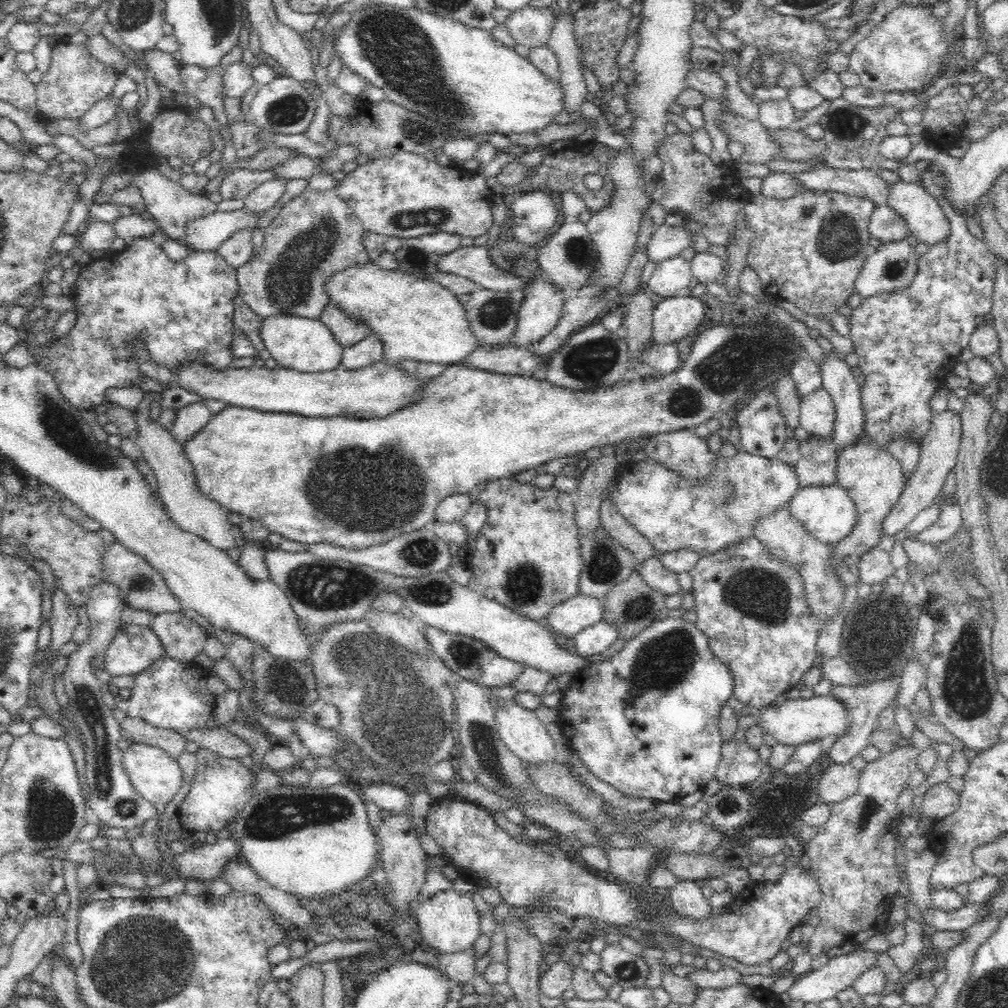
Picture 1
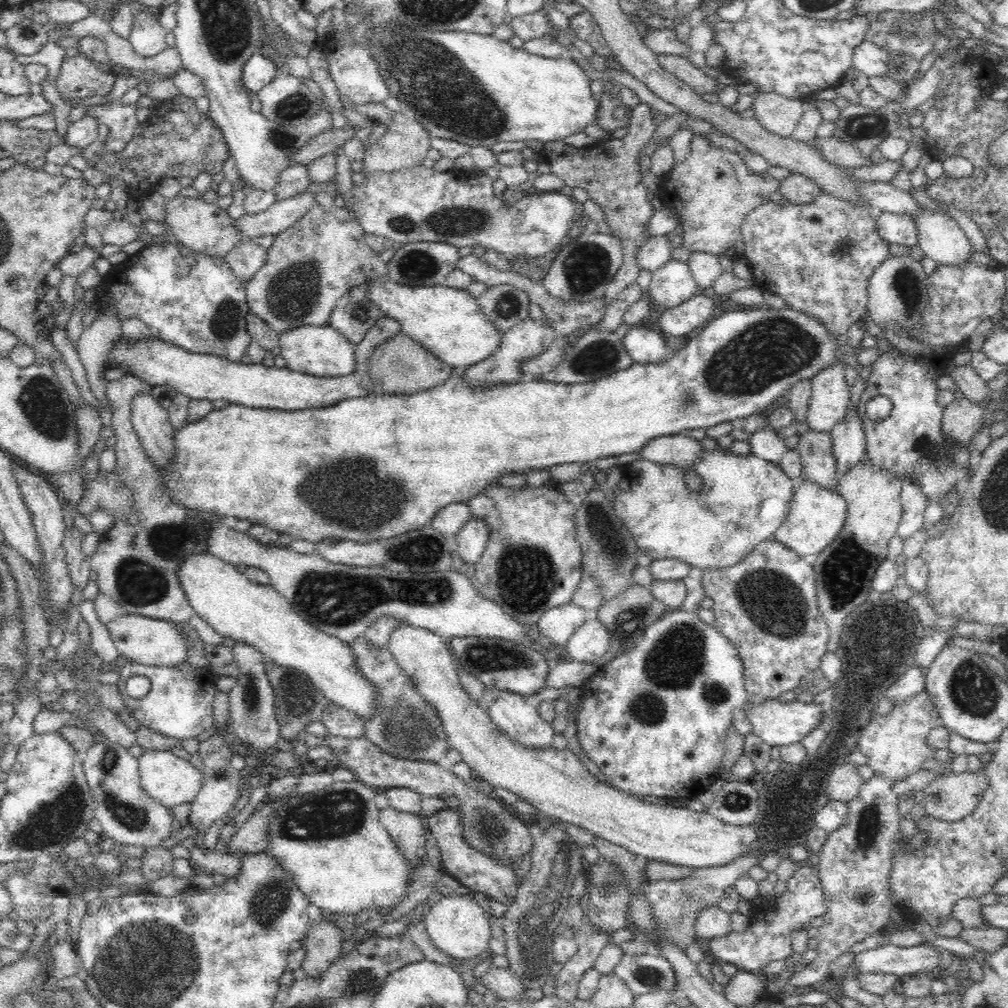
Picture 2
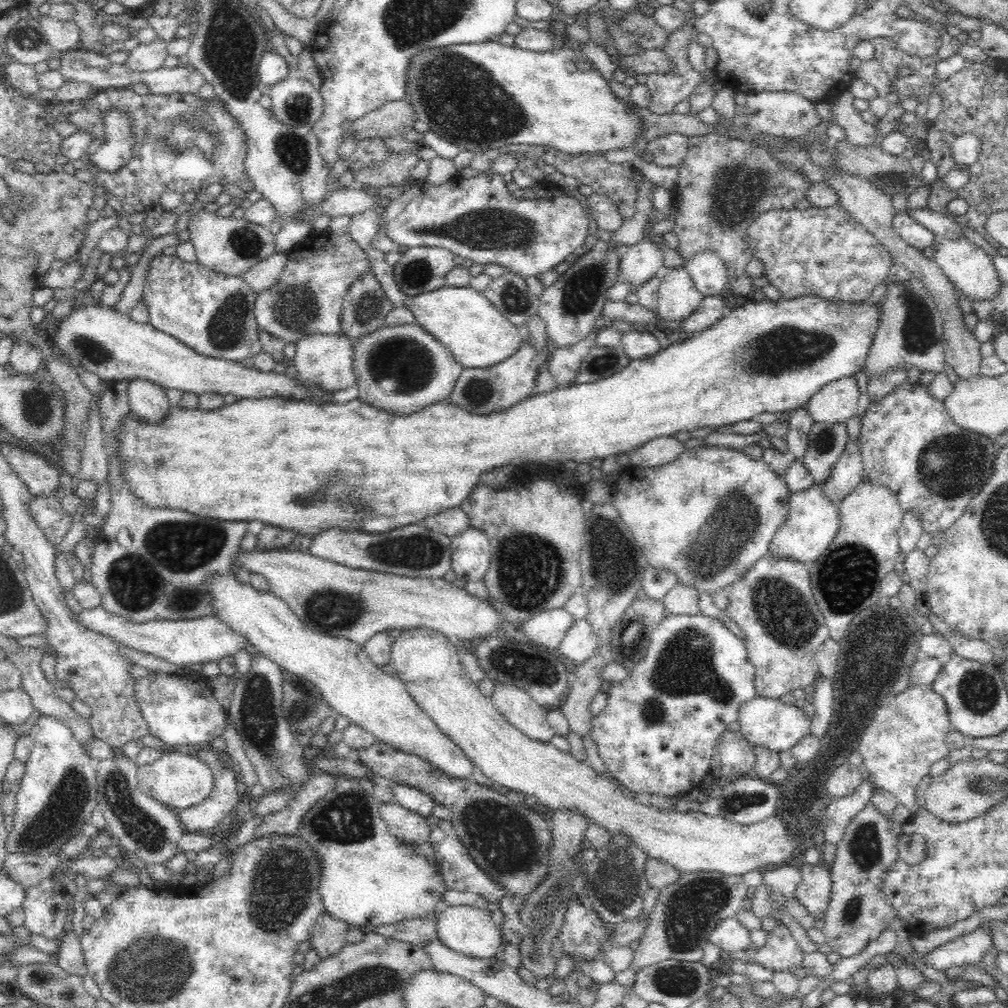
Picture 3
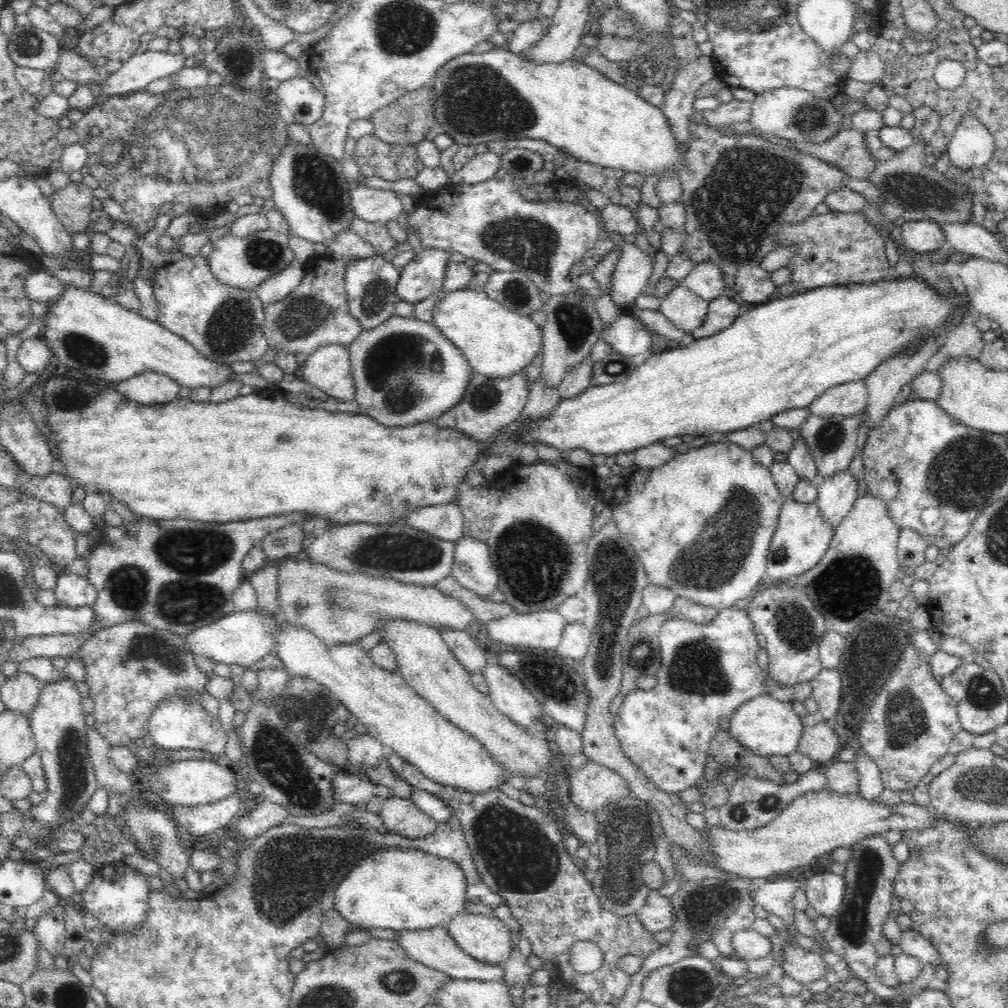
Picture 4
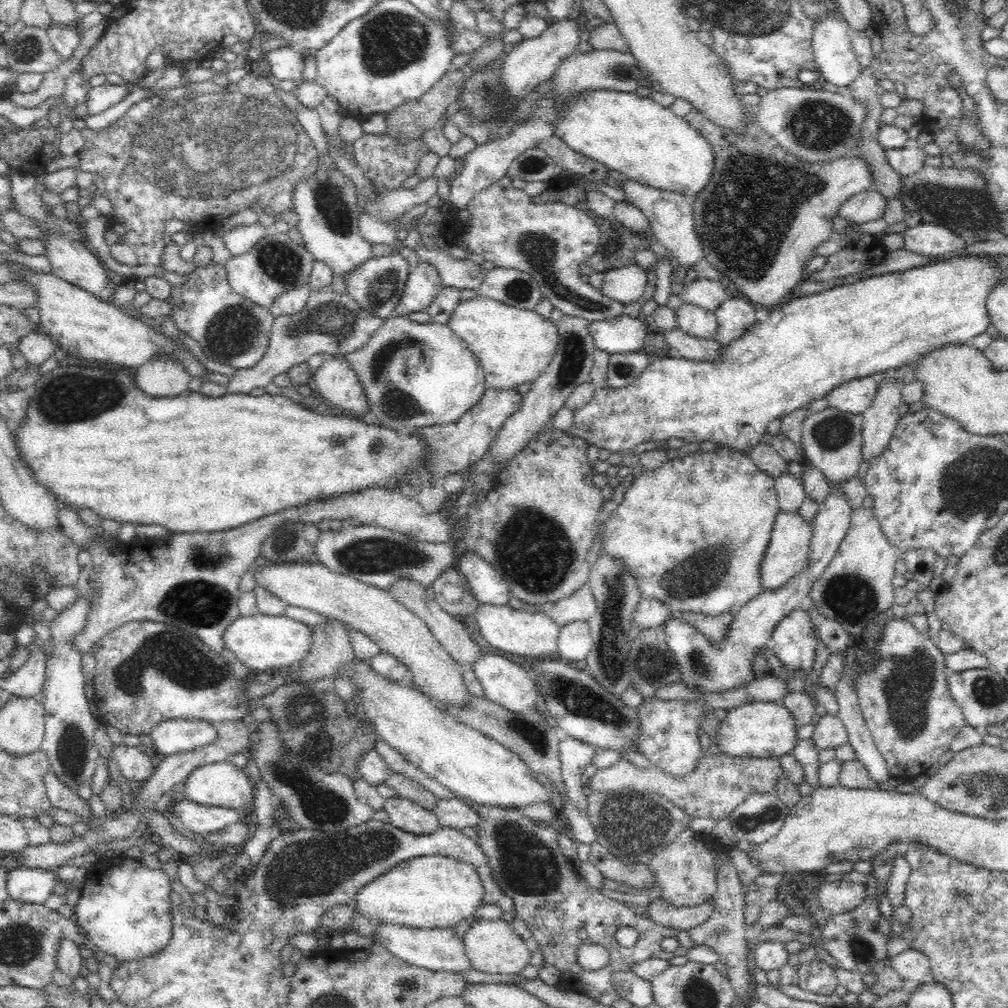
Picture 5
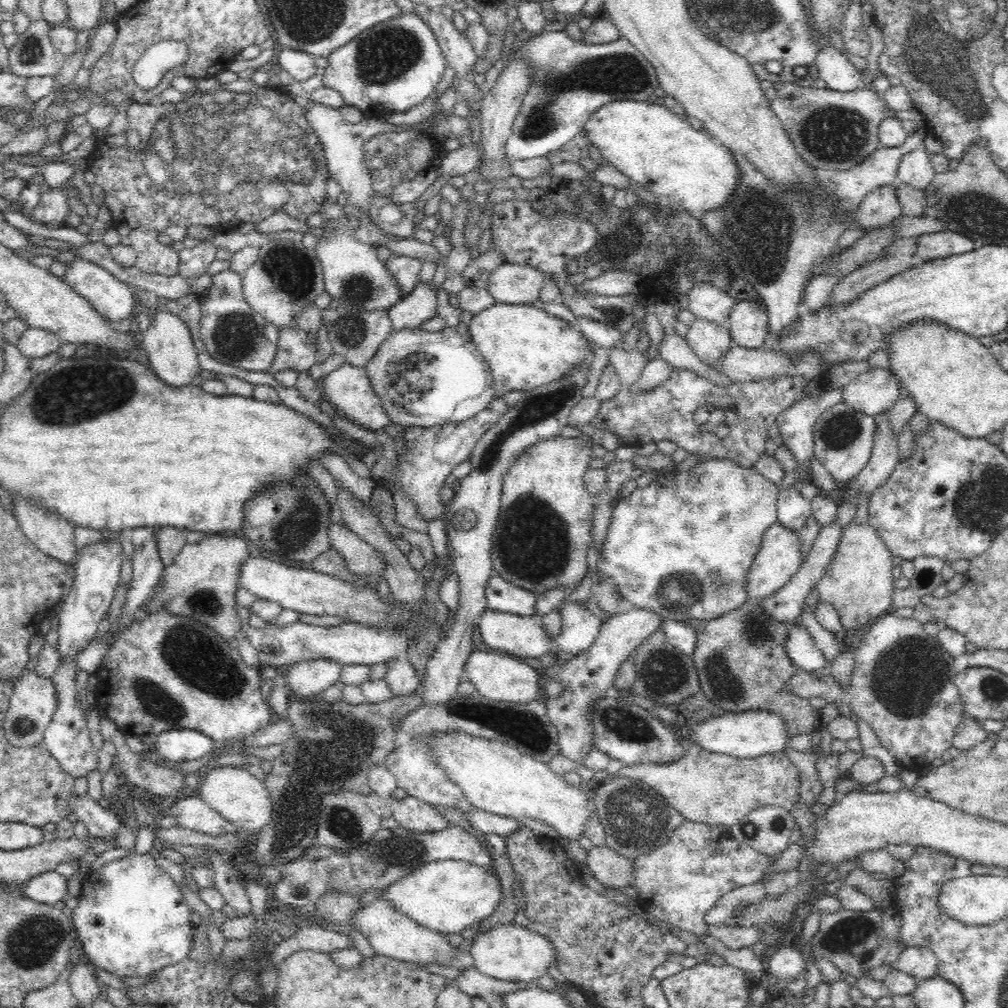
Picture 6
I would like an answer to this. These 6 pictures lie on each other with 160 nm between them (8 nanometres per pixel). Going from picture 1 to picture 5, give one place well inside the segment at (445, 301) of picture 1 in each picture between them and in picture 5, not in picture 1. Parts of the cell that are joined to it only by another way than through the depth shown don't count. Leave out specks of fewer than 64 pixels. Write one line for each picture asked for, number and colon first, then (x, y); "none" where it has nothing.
2: (449, 321)
3: (478, 335)
4: (498, 343)
5: (514, 346)

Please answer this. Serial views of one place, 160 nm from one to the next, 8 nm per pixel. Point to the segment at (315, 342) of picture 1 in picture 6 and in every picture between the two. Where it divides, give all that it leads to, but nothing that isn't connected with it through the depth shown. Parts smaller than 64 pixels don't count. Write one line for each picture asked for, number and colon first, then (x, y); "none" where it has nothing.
2: (317, 351)
3: (326, 361)
4: (328, 369)
5: (336, 381)
6: (348, 389)

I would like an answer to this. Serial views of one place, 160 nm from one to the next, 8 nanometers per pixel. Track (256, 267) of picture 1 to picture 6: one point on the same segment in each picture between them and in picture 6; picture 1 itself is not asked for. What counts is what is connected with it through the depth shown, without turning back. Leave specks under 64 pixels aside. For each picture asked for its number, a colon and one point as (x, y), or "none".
2: (313, 264)
3: (308, 300)
4: (316, 315)
5: (333, 323)
6: (355, 335)

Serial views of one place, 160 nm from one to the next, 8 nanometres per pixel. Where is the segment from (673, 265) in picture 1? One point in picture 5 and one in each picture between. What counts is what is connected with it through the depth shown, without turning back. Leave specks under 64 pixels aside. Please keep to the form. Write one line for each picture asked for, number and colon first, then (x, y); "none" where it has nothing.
2: (672, 284)
3: (677, 298)
4: (686, 310)
5: (694, 321)

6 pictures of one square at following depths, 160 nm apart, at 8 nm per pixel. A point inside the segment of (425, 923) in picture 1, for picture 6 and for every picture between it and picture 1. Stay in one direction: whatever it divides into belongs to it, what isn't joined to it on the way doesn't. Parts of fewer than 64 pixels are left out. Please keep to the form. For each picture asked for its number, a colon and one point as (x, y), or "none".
2: (458, 926)
3: (470, 930)
4: (487, 939)
5: (492, 946)
6: (511, 953)

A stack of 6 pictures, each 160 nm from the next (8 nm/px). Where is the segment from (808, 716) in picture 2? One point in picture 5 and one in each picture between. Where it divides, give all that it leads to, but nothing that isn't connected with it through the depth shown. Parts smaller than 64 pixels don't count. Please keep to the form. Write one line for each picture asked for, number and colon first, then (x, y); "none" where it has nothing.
3: (769, 723)
4: (766, 727)
5: (758, 730)

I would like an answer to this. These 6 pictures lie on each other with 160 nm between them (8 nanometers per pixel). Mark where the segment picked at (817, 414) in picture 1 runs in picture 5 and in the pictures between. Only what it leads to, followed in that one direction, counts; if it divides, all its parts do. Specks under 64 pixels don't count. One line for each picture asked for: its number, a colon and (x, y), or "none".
2: (829, 402)
3: (837, 402)
4: (849, 399)
5: (855, 396)

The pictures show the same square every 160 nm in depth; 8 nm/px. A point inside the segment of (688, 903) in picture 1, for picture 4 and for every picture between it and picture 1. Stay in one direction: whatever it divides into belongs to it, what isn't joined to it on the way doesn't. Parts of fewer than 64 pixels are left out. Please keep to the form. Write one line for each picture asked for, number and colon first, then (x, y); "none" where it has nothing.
2: (713, 922)
3: (730, 935)
4: (748, 945)

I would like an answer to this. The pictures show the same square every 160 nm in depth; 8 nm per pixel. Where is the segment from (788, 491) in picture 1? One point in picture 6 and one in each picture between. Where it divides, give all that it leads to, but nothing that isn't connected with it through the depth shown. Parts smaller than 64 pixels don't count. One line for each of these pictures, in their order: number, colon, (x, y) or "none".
2: (744, 500)
3: (707, 517)
4: (701, 525)
5: (692, 533)
6: (680, 548)

